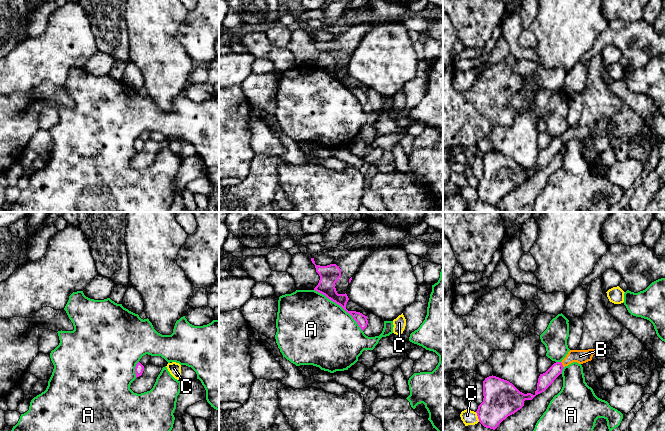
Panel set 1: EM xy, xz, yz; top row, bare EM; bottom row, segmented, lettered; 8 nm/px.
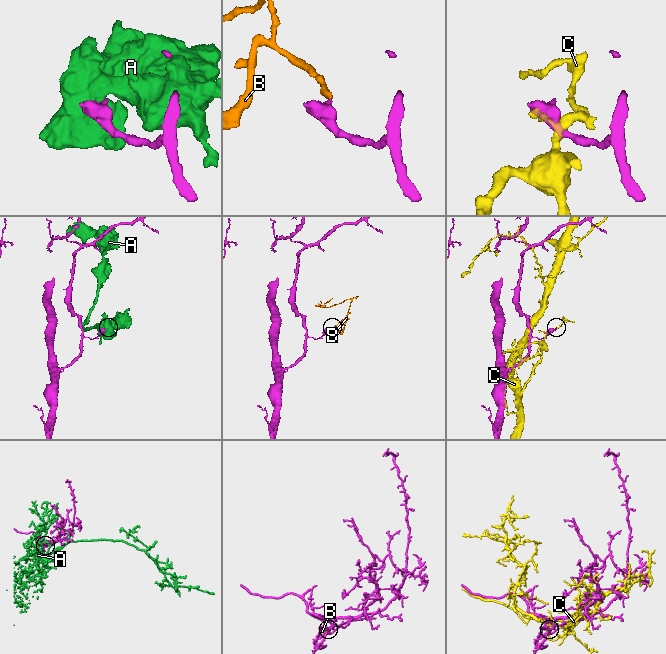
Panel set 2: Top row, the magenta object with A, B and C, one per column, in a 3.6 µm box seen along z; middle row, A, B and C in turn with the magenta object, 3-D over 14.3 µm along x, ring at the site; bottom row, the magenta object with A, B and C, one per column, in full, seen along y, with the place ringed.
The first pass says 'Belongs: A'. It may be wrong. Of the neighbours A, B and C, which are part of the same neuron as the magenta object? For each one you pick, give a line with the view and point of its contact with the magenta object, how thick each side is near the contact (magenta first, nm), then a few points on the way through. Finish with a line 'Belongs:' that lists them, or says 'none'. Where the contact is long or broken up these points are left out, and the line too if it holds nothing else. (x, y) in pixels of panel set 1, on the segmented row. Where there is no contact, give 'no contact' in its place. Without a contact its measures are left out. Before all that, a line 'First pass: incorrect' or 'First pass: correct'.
First pass: incorrect
B: yz (562, 365) | 110/110 nm | across yz (546, 379), (562, 365), (572, 356), (580, 356)
Belongs: B

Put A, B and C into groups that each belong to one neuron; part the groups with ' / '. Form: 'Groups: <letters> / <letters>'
Groups: A / B / C

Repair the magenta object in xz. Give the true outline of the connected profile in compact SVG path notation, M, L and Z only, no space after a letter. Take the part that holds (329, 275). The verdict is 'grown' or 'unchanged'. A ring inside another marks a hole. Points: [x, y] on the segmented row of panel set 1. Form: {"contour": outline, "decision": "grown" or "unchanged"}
{"contour": "M311 258L312 263L315 265L316 272L320 276L318 285L314 288L315 291L325 295L328 299L340 305L347 313L349 313L353 319L357 322L361 330L363 331L368 324L367 316L360 312L348 311L346 304L349 300L347 294L338 294L335 288L335 283L341 277L341 269L336 264L330 264L327 266L316 265L314 258Z", "decision": "unchanged"}

